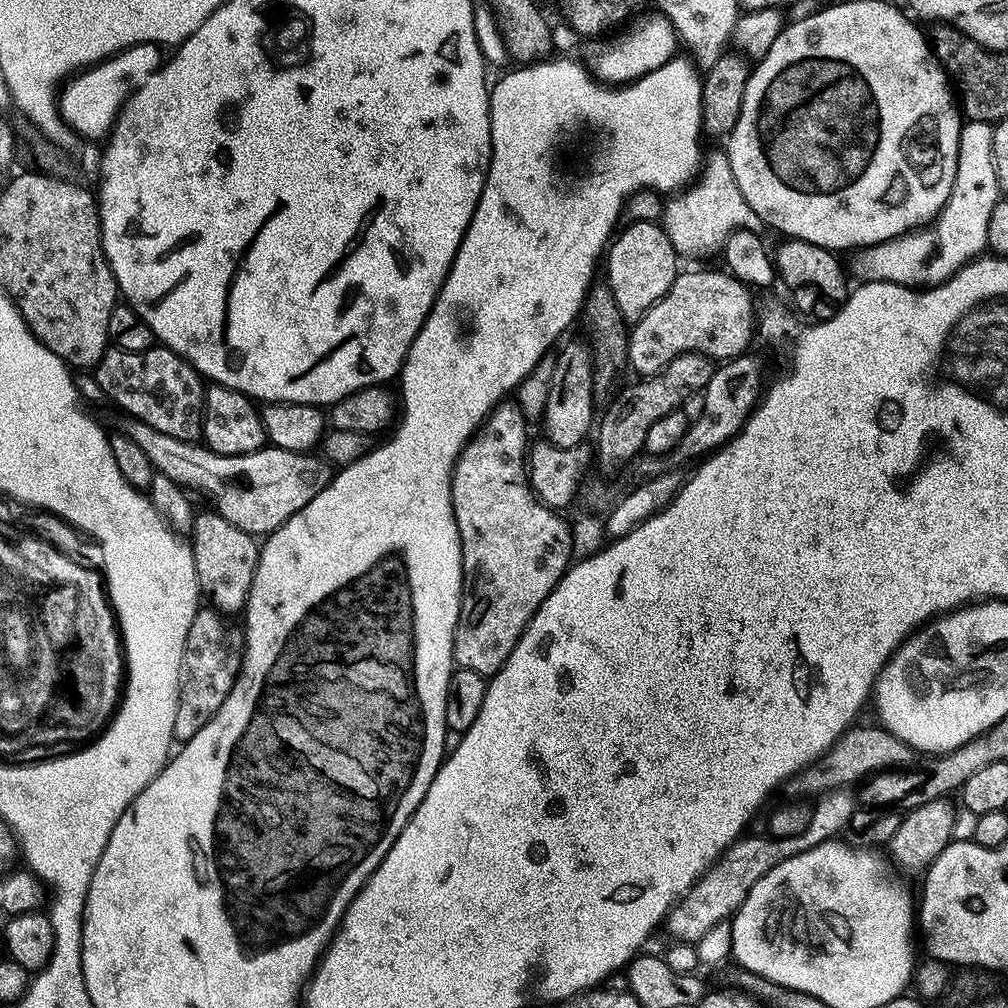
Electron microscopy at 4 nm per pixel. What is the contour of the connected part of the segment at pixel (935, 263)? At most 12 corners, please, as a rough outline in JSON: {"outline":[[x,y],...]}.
{"outline":[[952,188],[934,226],[853,251],[860,282],[946,283],[988,248],[1000,188]]}

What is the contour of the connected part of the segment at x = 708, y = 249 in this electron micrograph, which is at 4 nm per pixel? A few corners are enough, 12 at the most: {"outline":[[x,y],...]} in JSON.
{"outline":[[727,151],[707,153],[662,223],[681,257],[757,227]]}

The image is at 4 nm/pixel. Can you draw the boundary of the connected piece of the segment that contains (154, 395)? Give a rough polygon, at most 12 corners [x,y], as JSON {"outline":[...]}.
{"outline":[[112,346],[96,365],[121,413],[193,442],[206,384],[177,352]]}

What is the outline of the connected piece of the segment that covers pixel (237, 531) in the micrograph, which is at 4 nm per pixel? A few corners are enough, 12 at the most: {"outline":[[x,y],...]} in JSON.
{"outline":[[215,510],[195,517],[201,593],[245,611],[261,545]]}

